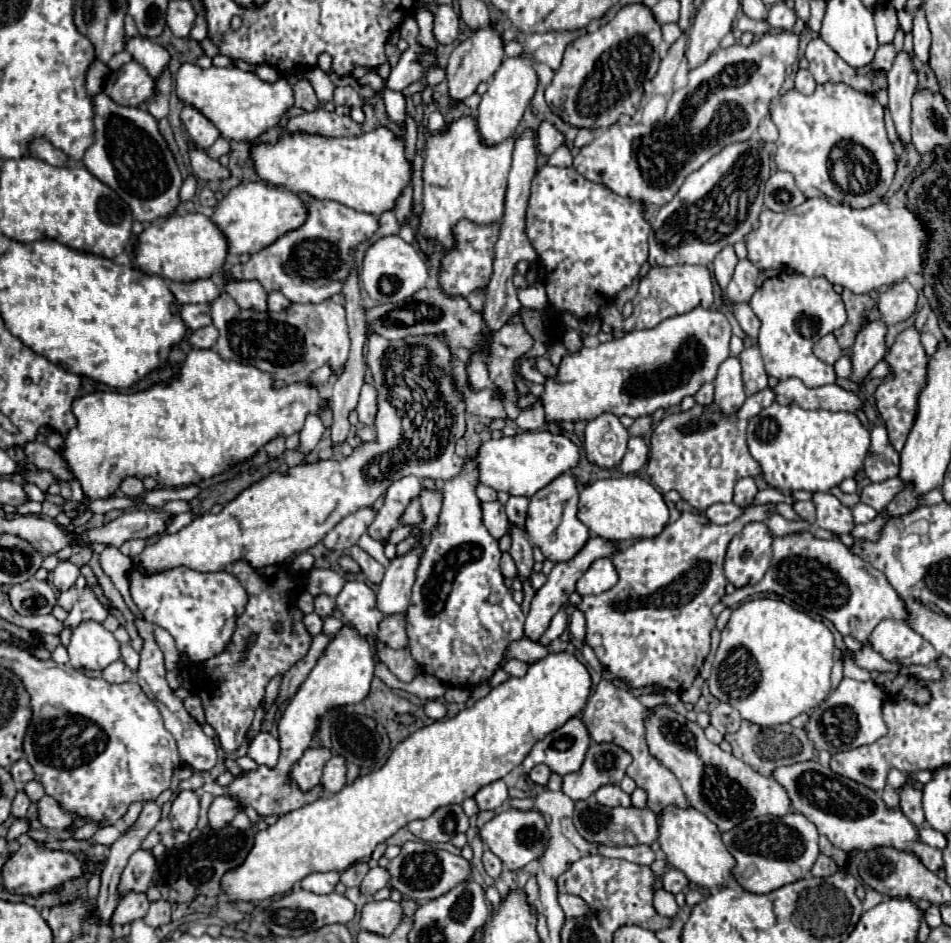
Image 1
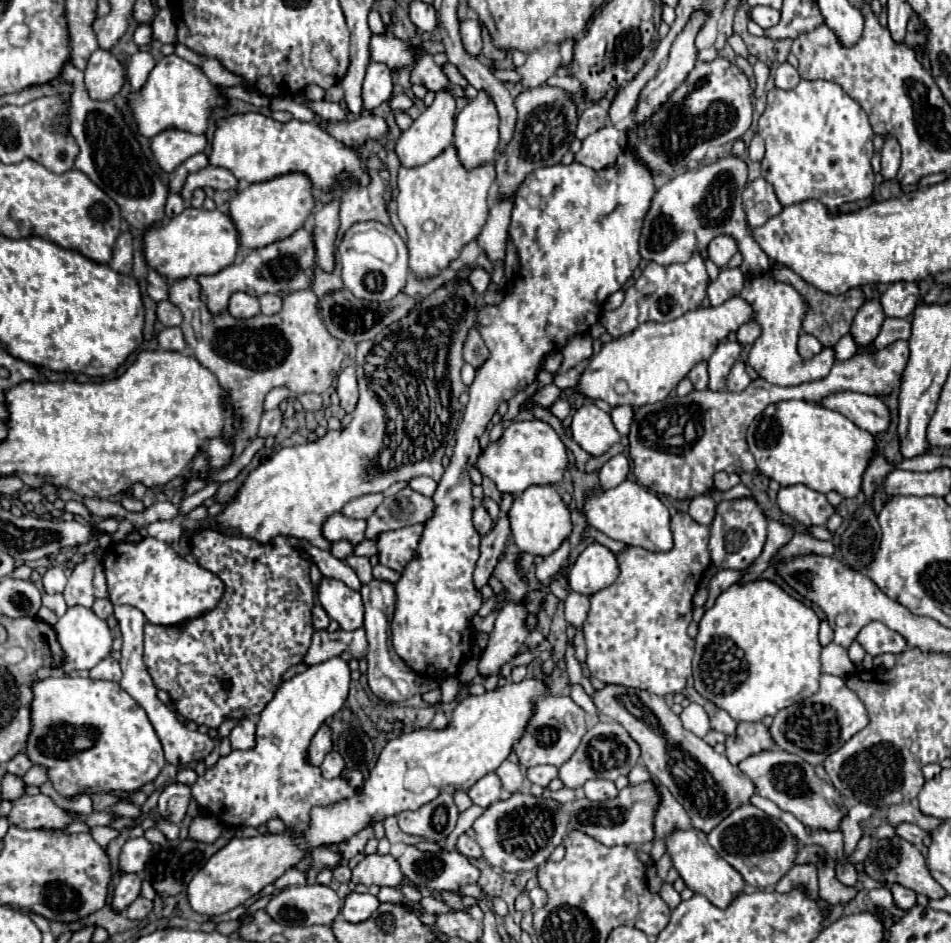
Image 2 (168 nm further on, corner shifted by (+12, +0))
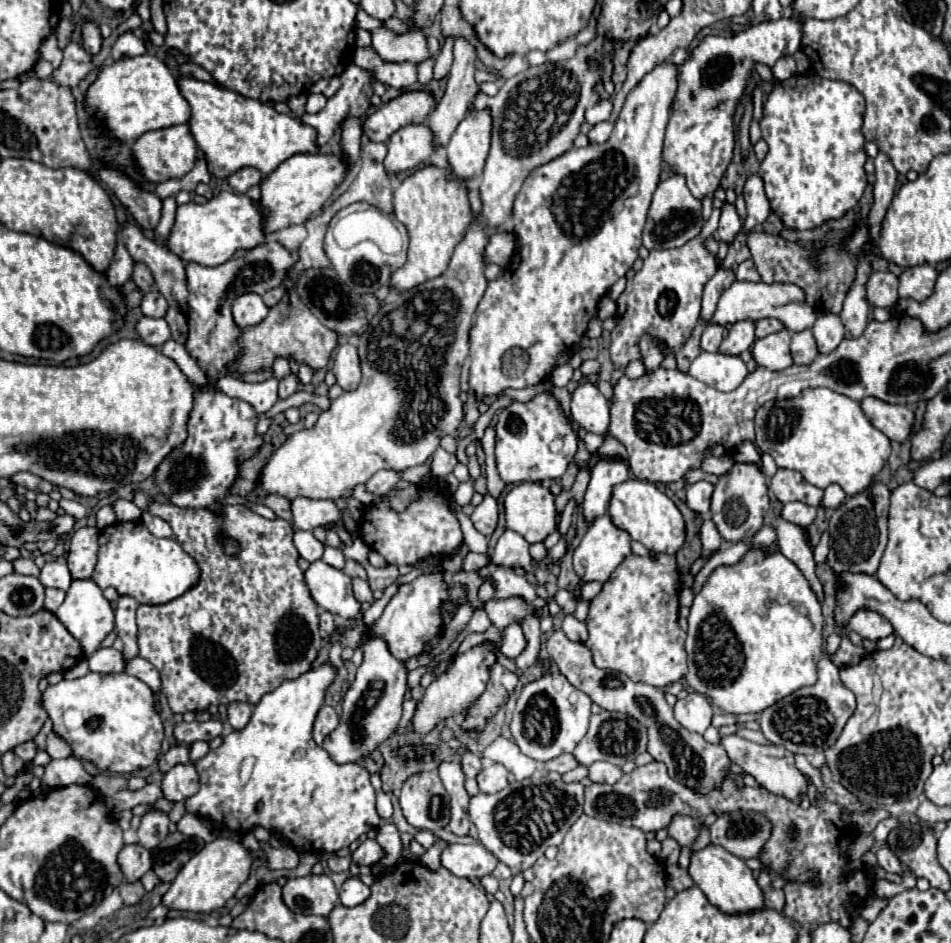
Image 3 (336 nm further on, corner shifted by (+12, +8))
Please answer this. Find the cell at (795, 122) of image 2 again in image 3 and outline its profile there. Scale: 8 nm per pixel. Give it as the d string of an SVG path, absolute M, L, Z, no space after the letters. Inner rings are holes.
M795 74L791 76L789 80L783 80L783 82L775 82L771 94L767 96L767 102L763 104L763 118L761 118L761 134L763 134L763 140L769 144L769 152L765 156L765 160L761 162L761 168L759 168L759 174L765 182L765 194L771 202L771 208L773 212L783 220L783 224L787 228L795 228L795 230L811 230L819 224L823 224L825 220L831 220L831 218L841 218L847 210L851 210L859 198L863 196L863 190L867 186L867 174L865 174L865 162L867 162L867 154L865 154L865 136L861 132L863 128L863 114L865 114L865 100L861 96L861 92L857 92L857 88L853 88L851 84L845 84L845 82L837 82L837 80L825 80L817 74Z

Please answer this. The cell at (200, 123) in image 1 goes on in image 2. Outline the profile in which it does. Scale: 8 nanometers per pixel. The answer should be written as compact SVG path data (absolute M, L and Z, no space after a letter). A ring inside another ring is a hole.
M165 130L151 138L153 156L163 172L173 172L187 158L203 152L207 140L205 136L197 136L181 130Z

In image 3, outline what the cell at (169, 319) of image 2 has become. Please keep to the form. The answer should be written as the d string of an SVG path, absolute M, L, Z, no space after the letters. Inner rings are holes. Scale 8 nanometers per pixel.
M151 290L149 294L143 296L143 302L141 302L141 310L145 316L151 316L151 318L165 318L167 314L167 300L161 296L161 292L157 290Z

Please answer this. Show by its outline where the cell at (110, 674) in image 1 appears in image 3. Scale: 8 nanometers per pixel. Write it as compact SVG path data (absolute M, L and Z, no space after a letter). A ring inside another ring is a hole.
M99 648L87 662L89 662L91 672L109 674L109 672L123 672L125 670L123 654L117 652L115 648Z

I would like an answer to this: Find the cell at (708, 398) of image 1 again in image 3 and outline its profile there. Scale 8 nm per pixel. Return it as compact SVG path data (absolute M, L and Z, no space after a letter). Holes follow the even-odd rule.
M709 324L701 336L699 348L701 348L701 352L717 352L721 340L723 340L723 328Z

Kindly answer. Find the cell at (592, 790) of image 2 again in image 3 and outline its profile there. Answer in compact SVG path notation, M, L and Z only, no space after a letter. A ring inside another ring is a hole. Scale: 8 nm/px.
M595 762L589 766L589 780L595 784L615 784L621 776L621 768L609 762Z

